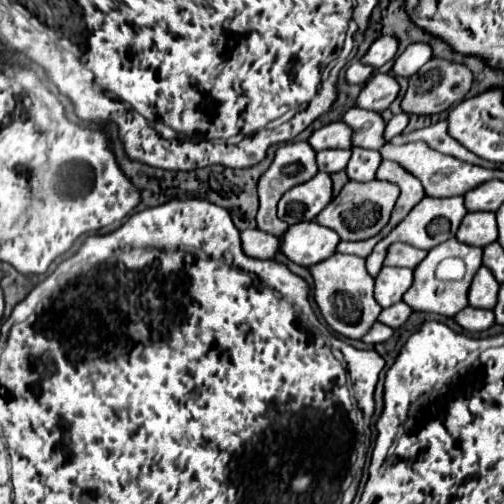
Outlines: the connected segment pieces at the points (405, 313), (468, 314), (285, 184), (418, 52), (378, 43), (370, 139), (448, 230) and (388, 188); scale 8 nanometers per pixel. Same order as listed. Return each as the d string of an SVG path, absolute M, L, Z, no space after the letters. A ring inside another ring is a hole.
M401 300L399 304L393 304L391 308L385 308L379 316L379 322L391 326L391 328L399 328L407 322L407 318L413 314L413 310Z
M467 306L467 308L463 308L463 312L459 312L455 316L455 320L459 326L463 326L469 332L481 332L495 324L495 314L493 314L493 310Z
M287 142L287 144L283 144L275 154L273 164L269 166L269 170L259 180L259 200L261 200L261 206L257 212L259 230L271 232L273 236L281 236L289 226L277 218L277 202L281 200L281 196L289 188L311 180L317 172L319 172L319 168L317 168L317 160L315 160L315 150L311 148L309 142Z
M415 42L411 46L405 48L405 52L401 56L397 56L395 64L393 64L393 72L397 76L413 76L427 60L431 60L433 56L433 48L427 42Z
M381 36L381 38L377 38L371 44L367 54L361 58L361 62L369 64L373 68L381 68L385 62L395 58L397 50L399 50L399 38L395 38L395 36Z
M353 106L353 108L349 108L345 112L343 122L353 128L353 132L355 132L355 146L381 150L387 144L387 140L383 136L385 120L383 120L383 116L379 112Z
M425 196L403 220L401 224L389 234L385 236L375 248L373 248L373 254L367 258L367 270L377 276L379 270L383 268L383 262L385 262L385 256L387 256L387 248L395 242L405 242L405 244L411 244L415 248L423 248L423 250L431 250L435 248L437 244L453 238L457 234L457 228L461 224L461 220L465 218L467 214L467 208L465 208L465 198L463 196L449 196L449 198L433 198L433 196Z
M385 180L371 182L347 182L339 196L315 218L319 224L333 228L341 240L367 240L383 230L389 222L391 210L399 198L399 186Z

